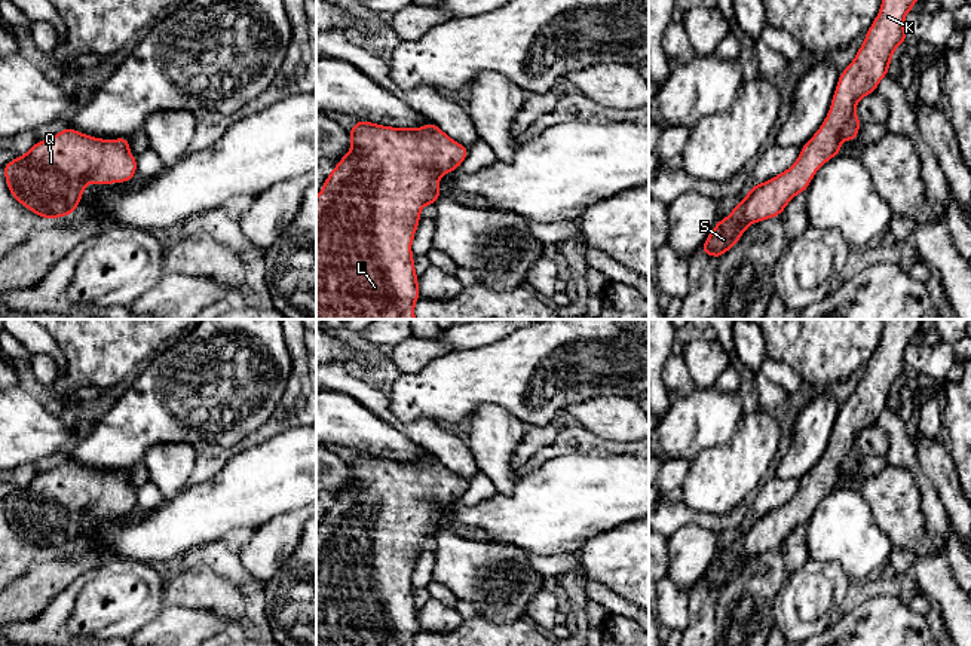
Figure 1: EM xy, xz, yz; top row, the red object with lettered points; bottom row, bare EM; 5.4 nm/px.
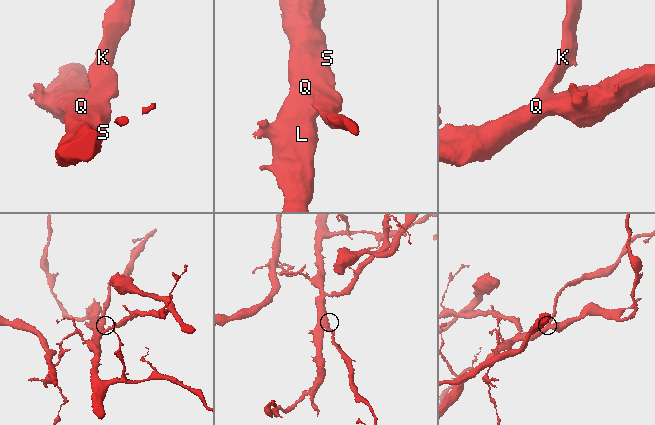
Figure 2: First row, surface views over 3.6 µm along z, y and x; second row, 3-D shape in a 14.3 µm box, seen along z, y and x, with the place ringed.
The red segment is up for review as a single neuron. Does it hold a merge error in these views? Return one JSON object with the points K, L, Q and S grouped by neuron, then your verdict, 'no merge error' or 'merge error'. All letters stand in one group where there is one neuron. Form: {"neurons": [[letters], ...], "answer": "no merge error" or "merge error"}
{"neurons": [["K", "L", "Q", "S"]], "answer": "no merge error"}

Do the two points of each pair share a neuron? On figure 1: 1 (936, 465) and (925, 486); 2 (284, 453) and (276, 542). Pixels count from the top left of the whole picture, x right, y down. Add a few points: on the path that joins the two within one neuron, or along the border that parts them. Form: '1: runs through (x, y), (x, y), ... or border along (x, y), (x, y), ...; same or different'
1: border along (913, 447), (919, 467), (934, 487), (943, 511); different
2: border along (300, 507), (276, 514), (256, 529); different

